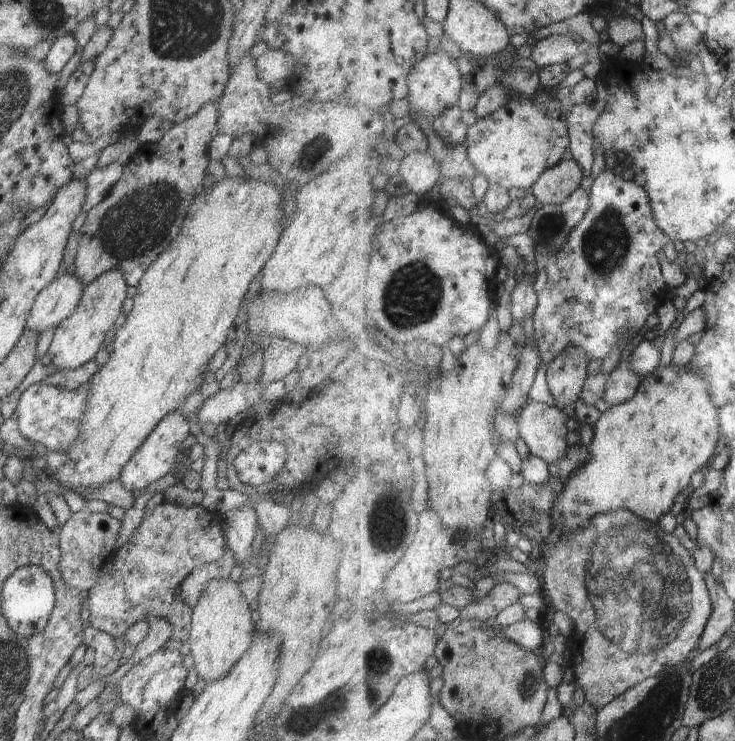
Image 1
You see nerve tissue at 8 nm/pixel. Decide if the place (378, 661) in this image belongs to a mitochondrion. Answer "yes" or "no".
yes

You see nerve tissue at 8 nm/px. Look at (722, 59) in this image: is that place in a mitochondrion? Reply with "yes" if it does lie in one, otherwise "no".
no

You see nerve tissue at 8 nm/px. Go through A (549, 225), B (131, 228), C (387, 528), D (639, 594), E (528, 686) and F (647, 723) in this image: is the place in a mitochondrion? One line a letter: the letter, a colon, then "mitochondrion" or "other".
A: mitochondrion
B: mitochondrion
C: mitochondrion
D: mitochondrion
E: mitochondrion
F: mitochondrion

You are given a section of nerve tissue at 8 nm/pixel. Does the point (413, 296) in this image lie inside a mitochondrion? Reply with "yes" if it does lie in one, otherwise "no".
yes

